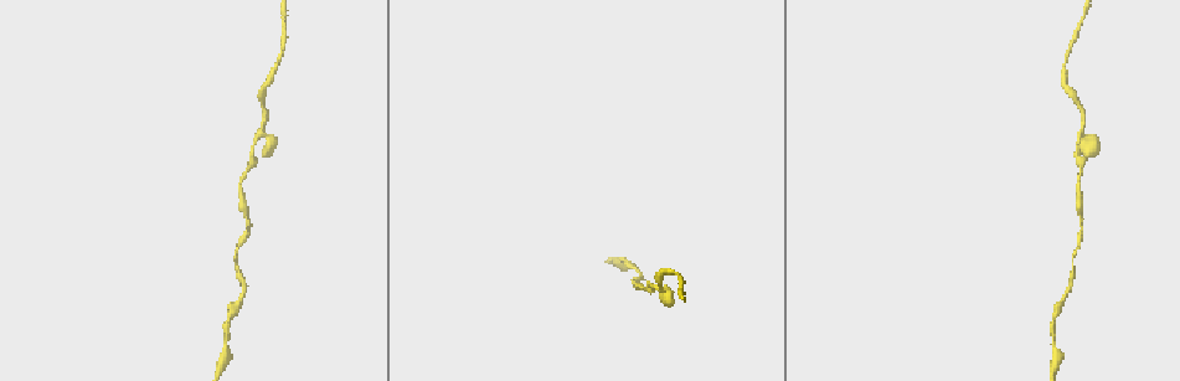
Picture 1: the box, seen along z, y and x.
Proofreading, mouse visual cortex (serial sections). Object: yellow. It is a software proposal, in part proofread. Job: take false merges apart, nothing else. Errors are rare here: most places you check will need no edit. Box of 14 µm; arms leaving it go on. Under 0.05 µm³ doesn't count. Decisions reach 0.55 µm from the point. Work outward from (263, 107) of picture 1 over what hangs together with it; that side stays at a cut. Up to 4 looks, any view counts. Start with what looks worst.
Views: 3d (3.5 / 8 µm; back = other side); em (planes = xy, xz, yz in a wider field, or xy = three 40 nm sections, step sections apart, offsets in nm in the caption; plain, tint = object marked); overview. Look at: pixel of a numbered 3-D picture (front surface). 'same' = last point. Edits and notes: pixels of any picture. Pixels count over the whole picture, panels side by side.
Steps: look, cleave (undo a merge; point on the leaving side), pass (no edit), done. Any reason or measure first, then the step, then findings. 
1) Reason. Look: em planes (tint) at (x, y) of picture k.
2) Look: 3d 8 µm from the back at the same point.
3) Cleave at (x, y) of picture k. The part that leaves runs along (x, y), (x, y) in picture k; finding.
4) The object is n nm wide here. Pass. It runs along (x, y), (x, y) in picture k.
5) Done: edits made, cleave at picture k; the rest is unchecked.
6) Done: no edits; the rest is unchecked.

Thick turns thin. Look: 3d 3.5 µm at (1084, 138) of picture 1.

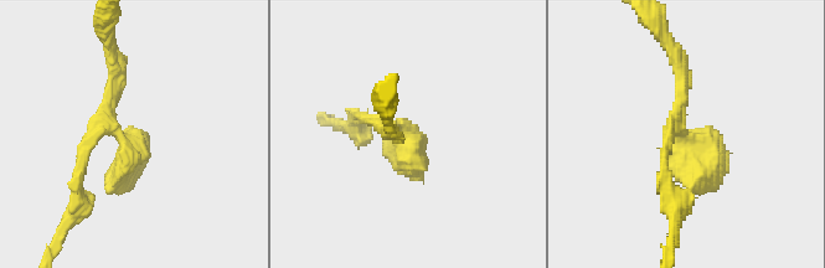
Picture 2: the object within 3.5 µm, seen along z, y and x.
Now the EM. Look: em planes (tint) at (680, 131) of picture 2.

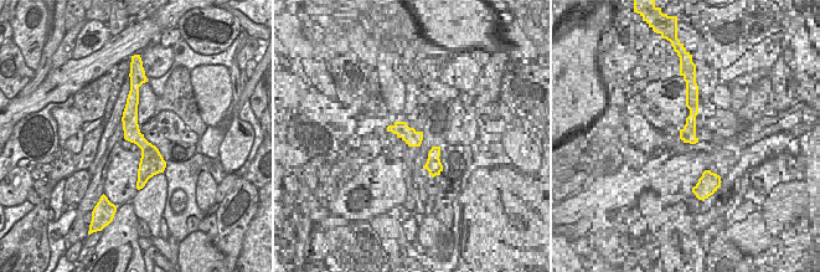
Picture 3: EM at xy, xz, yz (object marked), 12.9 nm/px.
Pass. Continuous, no second cell.

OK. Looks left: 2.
A narrow waist. Look: 3d 8 µm at (632, 280) of picture 1.

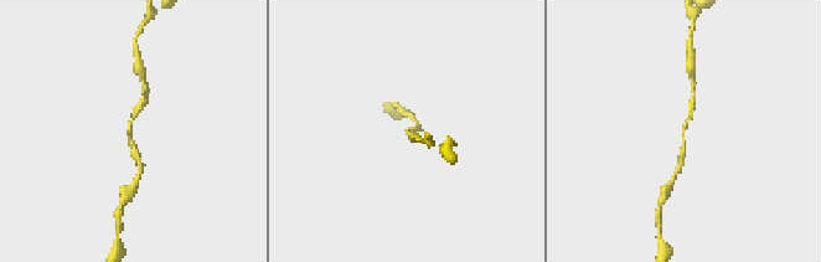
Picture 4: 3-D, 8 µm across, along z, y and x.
The arms are 200, 200 nm wide; need the tissue. Look: em xy step 1 (tint) at (131, 133) of picture 4.

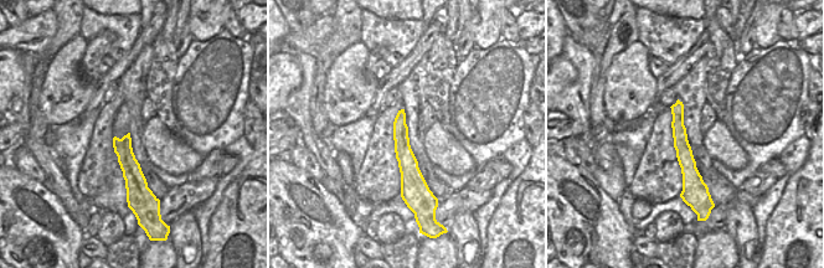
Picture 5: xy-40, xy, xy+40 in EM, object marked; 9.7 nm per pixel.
Pass. It runs along (695, 101), (685, 127), (680, 167) in picture 4; one cell here.

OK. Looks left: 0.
Done: no edits; the rest is unchecked.

